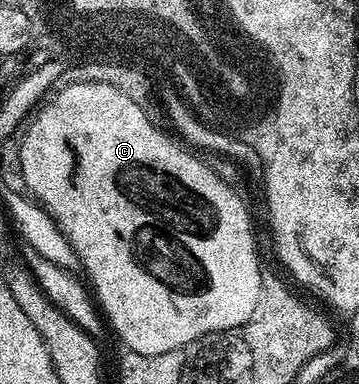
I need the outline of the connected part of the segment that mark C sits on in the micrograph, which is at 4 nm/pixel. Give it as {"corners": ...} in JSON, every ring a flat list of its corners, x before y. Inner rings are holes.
{"corners":[[83,81,82,83,68,85,66,88,59,90,55,95,57,97,54,98,40,114,37,115,36,113,35,116,31,118,28,130,24,136,24,142,20,148,20,162,22,163,24,183,27,192,47,210,49,216,56,222,57,227,64,233,65,239,72,245,73,251,77,253,77,257,83,265,83,272,88,272,88,277,92,280,92,285,90,283,91,292,94,294,95,300,98,302,107,324,109,326,112,324,113,327,120,332,121,339,125,341,123,344,127,346,127,348,133,349,135,352,140,352,142,355,162,355,162,351,174,351,175,349,184,349,185,347,191,346,208,333,217,333,223,329,238,327,242,323,246,323,250,319,250,315,254,315,254,307,258,307,258,303,260,302,262,268,260,269,260,257,256,254,256,237,252,234,252,221,248,218,248,209,244,206,243,199,220,178,221,174,217,172,216,169,208,173,208,170,212,168,211,164,204,169,205,165,209,163,208,161,203,163,203,165,196,165,196,161,192,161,192,157,184,157,184,153,180,153,180,149,176,149,176,145,168,145,168,141,164,141,164,137,160,137,160,133,156,133,156,129,152,129,152,125,148,125,148,121,144,121,144,117,140,117,140,109,136,109,136,105,132,105,132,101,128,101,126,97,122,95,121,89,116,89,113,85,107,85,106,83,90,83,89,81],[92,169,100,169,100,181,96,181,96,173]]}

